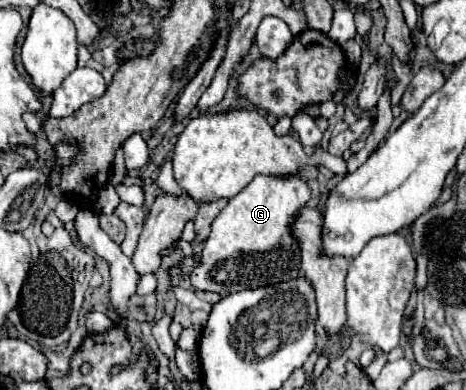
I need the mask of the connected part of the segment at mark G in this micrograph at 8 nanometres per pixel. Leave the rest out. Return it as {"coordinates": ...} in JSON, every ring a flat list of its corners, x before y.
{"coordinates":[[257,175,239,195,229,199,225,209,215,217,211,225,211,235,203,245,201,263,191,271,191,285,201,291,213,291,225,297,227,293,239,293,245,289,257,289,267,285,279,285,289,279,299,279,301,275,301,243,293,235,293,225,301,209,309,203,311,189,307,181,299,175]]}

